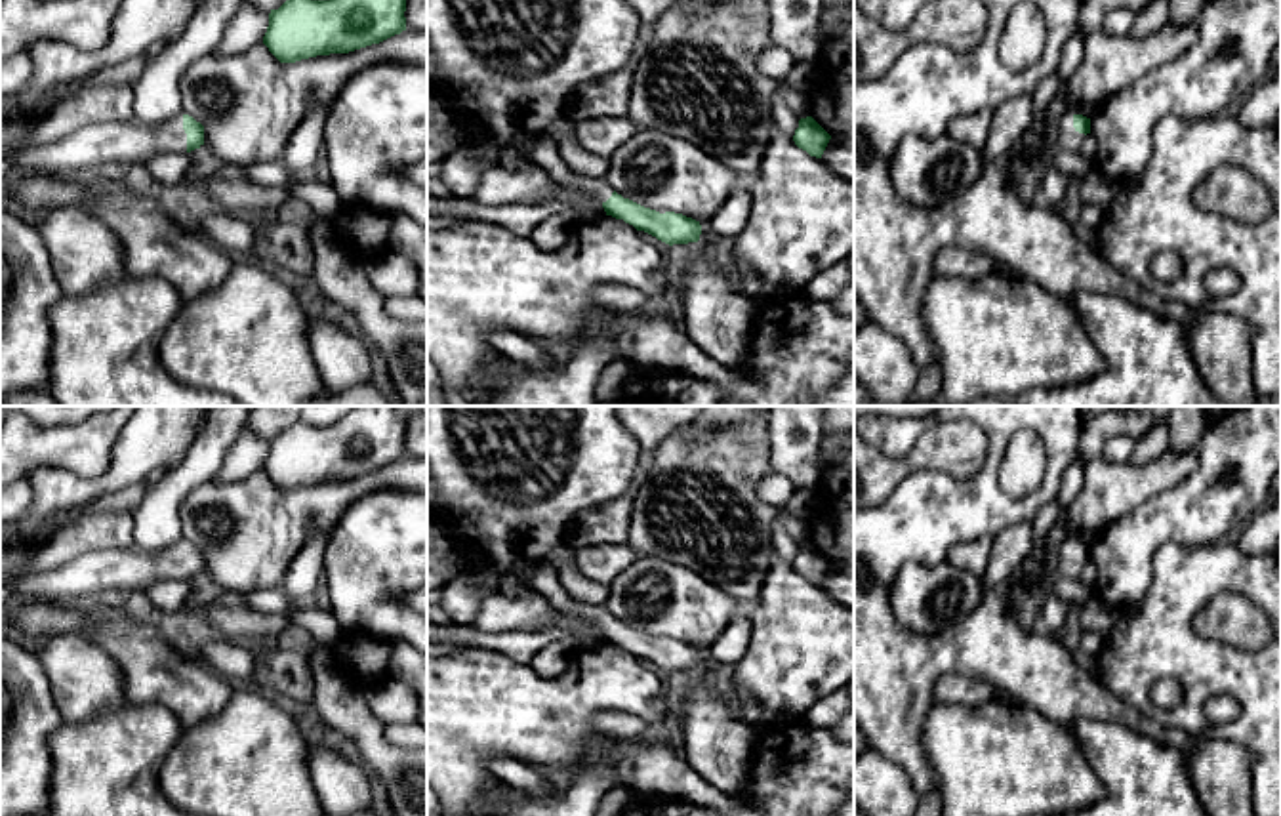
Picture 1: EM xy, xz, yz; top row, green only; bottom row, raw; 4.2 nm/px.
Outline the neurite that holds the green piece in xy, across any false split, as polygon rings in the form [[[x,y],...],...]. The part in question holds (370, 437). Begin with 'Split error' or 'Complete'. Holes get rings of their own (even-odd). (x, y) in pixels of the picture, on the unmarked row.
Complete. [[[355,406],[341,421],[330,427],[311,427],[297,421],[278,437],[271,437],[263,471],[280,490],[349,480],[379,471],[406,458],[408,416],[398,406]]]

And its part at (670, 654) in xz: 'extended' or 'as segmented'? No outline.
extended

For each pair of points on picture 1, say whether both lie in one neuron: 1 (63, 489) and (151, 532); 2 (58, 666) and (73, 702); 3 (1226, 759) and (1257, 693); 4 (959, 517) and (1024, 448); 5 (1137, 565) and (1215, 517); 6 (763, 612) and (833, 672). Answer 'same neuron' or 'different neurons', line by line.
1: different neurons
2: same neuron
3: different neurons
4: different neurons
5: same neuron
6: same neuron

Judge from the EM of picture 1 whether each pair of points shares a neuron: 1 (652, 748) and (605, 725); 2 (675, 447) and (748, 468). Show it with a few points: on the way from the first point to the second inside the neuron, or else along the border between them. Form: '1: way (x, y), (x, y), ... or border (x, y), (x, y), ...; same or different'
1: border (647, 729), (628, 748); different
2: way (692, 464), (696, 468), (731, 468); same

